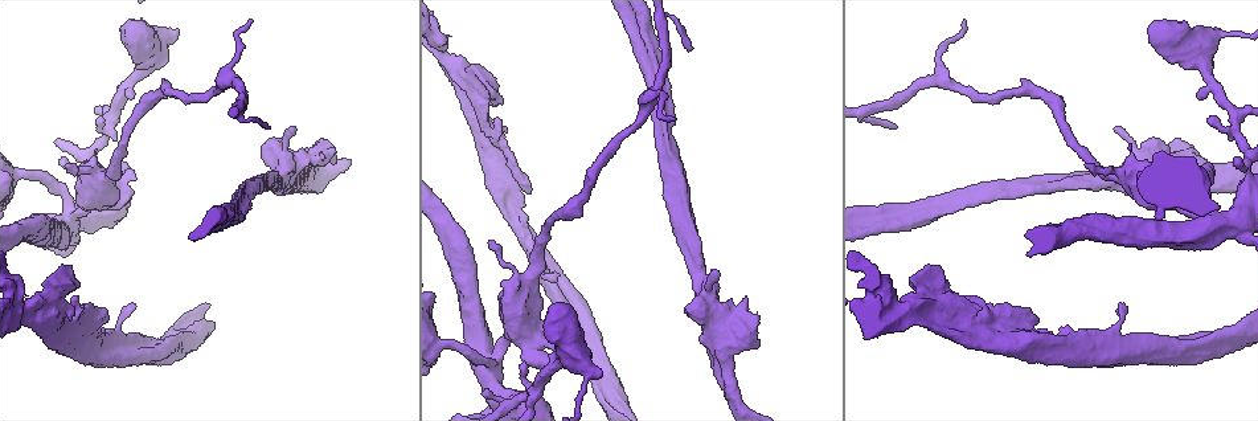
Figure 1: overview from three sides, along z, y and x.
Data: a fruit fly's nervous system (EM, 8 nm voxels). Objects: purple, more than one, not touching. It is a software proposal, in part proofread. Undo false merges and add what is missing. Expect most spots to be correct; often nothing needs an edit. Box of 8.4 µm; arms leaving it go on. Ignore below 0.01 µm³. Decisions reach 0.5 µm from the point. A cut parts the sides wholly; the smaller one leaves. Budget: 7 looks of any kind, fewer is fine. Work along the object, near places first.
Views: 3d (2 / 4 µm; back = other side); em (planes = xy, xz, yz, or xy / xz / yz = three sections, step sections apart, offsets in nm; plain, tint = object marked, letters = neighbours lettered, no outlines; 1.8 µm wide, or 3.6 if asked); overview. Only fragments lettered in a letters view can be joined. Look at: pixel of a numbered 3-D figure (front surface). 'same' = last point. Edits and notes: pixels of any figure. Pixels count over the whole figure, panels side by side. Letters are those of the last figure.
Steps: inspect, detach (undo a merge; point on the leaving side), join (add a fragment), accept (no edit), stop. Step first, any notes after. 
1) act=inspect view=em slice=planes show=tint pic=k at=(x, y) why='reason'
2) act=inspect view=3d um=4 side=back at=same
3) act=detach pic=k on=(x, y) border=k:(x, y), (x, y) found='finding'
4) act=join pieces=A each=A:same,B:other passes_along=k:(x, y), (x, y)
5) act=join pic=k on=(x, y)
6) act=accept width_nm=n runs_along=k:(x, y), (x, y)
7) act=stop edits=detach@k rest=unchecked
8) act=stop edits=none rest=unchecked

act=inspect view=em slice=planes show=plain pic=1 at=(71, 222) why='looks like a crossing'

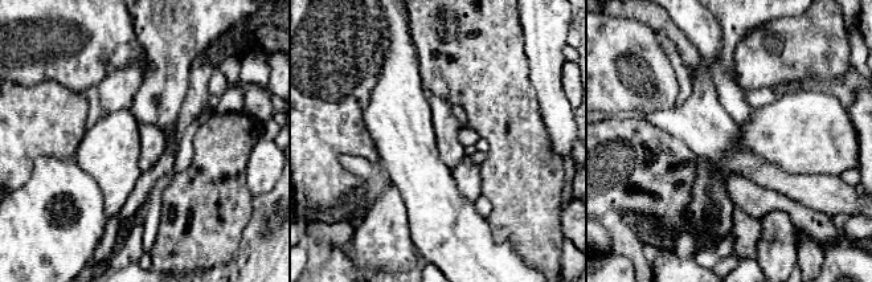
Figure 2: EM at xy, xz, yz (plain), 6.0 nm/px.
act=inspect view=em slice=planes show=letters at=same why='see the neighbours'

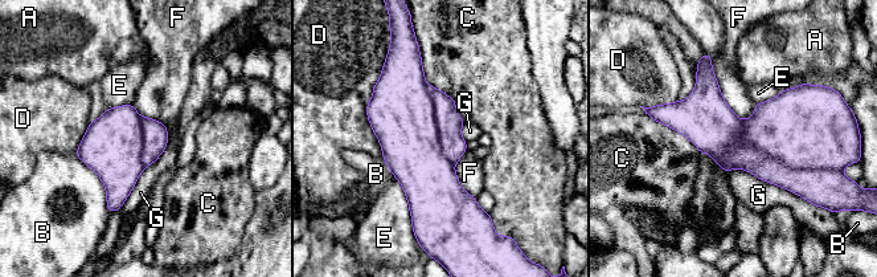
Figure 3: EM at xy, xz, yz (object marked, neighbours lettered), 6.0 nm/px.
act=detach pic=3 on=(806, 183) each=A:other,B:other,C:other,D:other,E:other,F:other,G:other part_leaving=3:(663, 111), (704, 118), (781, 175), (808, 172) found='a second cell is stuck on'

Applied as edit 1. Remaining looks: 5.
act=inspect view=overview why='redraw'

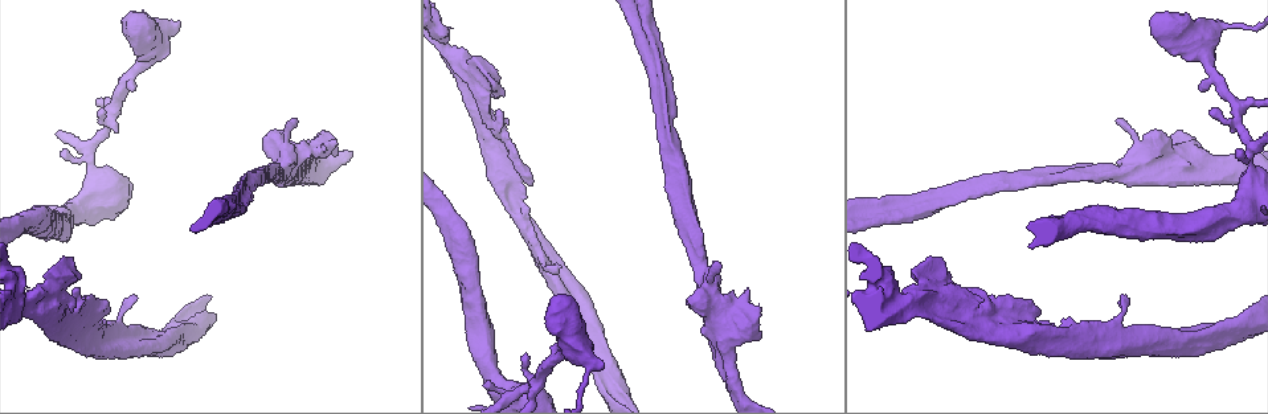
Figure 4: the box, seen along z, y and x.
act=inspect view=em slice=xy step=8 show=letters pic=4 at=(492, 132) why='a fork'

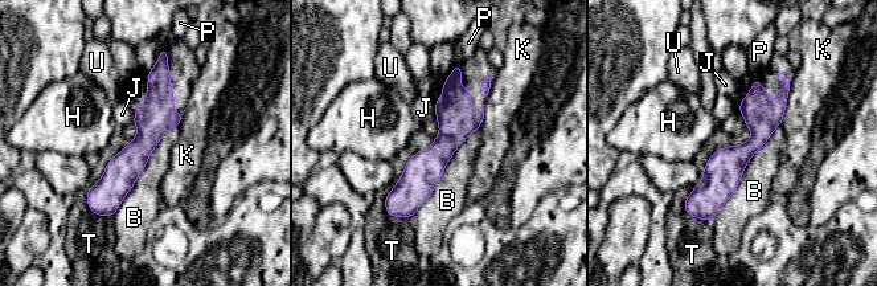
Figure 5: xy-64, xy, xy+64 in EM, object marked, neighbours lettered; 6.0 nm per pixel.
act=inspect view=em slice=planes show=letters at=same

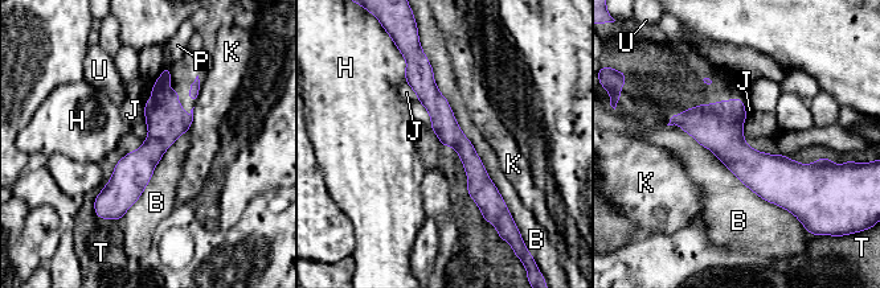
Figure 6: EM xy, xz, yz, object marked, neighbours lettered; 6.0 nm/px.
act=accept longest_contact=B:1100nm each=B:other,H:other,J:other,K:other,P:other,T:other,U:other found='all the same cell'

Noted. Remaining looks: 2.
act=stop edits=detach@3 rest=unchecked

